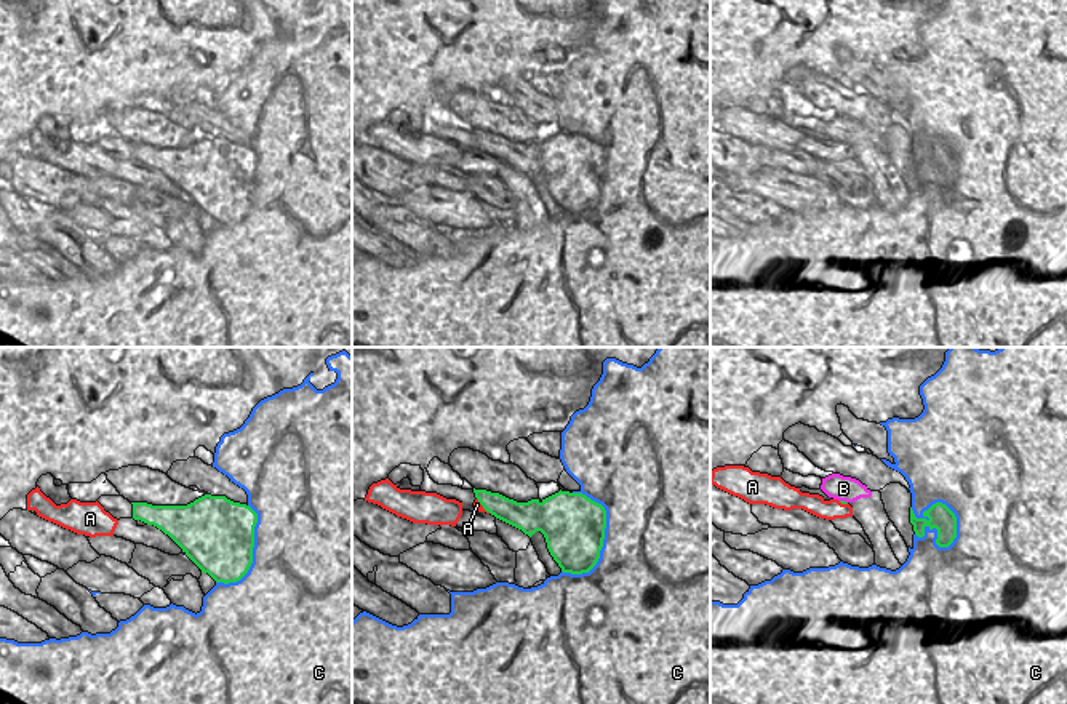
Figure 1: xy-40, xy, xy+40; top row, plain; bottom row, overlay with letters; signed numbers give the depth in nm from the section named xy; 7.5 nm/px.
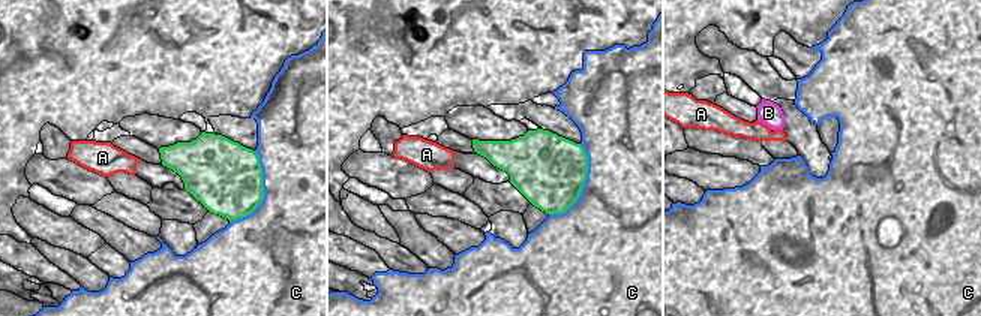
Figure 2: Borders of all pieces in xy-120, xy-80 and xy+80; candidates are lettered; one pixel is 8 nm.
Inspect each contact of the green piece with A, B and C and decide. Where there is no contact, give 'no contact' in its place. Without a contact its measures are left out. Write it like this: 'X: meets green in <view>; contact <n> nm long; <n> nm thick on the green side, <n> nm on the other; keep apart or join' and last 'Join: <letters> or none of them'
A: meets green in xy; contact 160 nm long; 180 nm thick on the green side, 50 nm on the other; keep apart
B: meets green in xy+40; contact 70 nm long; 20 nm thick on the green side, 190 nm on the other; join
C: meets green in xy+40; contact 420 nm long; 190 nm thick on the green side, 500 nm on the other; keep apart
Join: B

